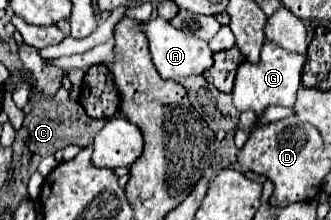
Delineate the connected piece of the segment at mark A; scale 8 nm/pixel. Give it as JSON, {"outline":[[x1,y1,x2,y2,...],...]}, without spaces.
{"outline":[[154,17,150,21,144,23,144,33,148,37,148,47,150,47,150,55,152,55,152,63,156,67,156,71,162,75,162,79,180,79,180,77,188,77,188,75,202,75,208,67,212,67,212,51,208,47,206,41,188,35,180,29,174,29,166,19,162,17]]}

